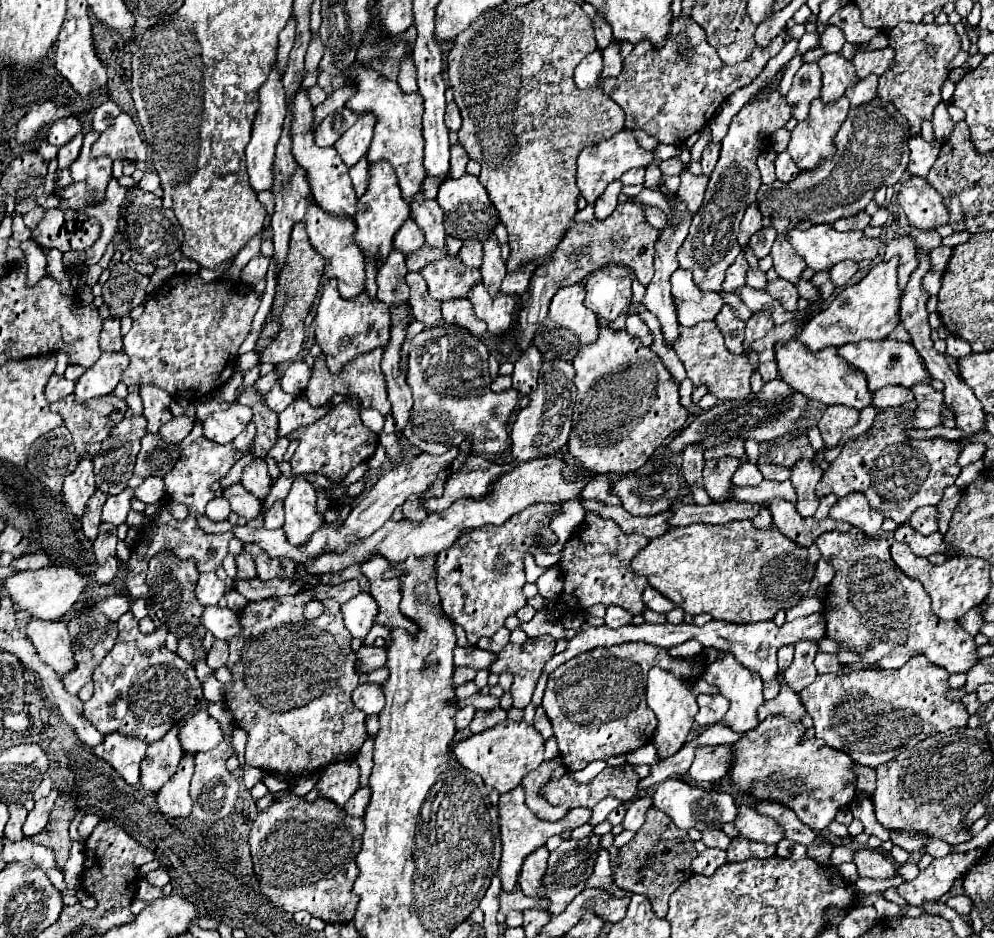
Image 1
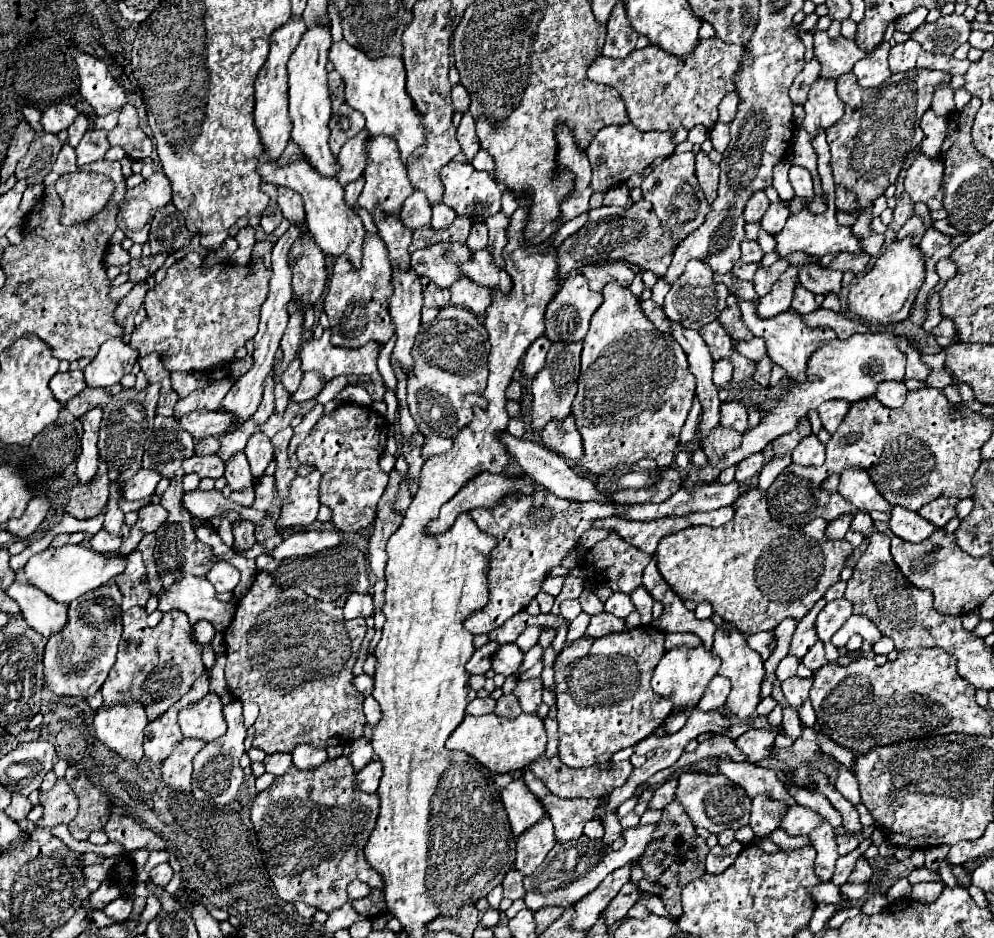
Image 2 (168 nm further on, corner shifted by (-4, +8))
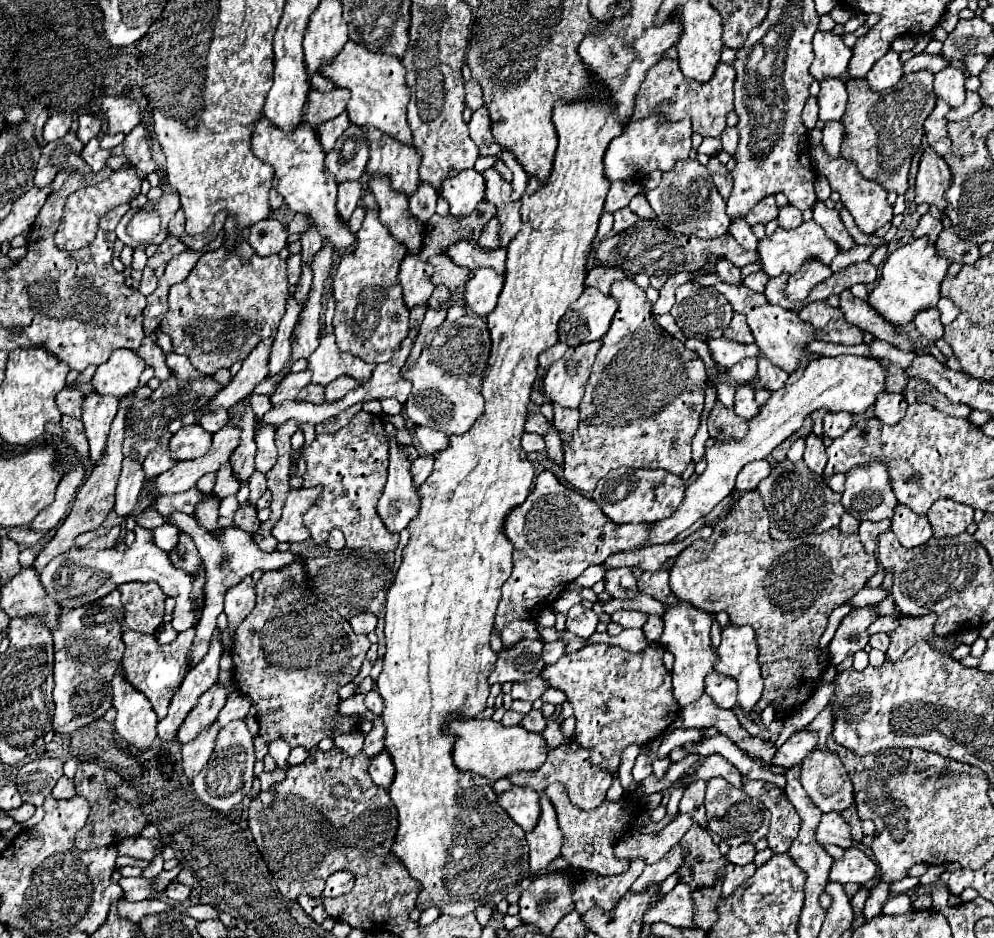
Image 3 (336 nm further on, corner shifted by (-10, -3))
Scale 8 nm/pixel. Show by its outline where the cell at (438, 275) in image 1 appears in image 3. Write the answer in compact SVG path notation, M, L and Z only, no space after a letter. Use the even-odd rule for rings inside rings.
M435 255L429 259L431 265L435 267L433 273L433 283L439 285L443 283L445 287L449 287L449 291L453 293L457 287L465 285L467 277L469 277L469 269L467 267L459 267L455 265L451 259L447 259L447 255Z

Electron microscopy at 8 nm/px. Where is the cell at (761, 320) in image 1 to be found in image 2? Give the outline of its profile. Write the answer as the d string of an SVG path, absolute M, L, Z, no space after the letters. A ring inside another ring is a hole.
M789 266L787 272L779 278L779 282L771 288L771 292L765 298L759 298L757 302L757 316L759 318L773 318L781 312L787 312L791 308L791 298L793 298L793 288L799 282L797 278L797 268Z

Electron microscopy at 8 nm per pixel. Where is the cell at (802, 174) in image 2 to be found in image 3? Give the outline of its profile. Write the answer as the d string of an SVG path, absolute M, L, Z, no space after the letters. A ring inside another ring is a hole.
M821 201L815 203L815 207L813 207L813 221L825 229L827 237L831 241L835 241L841 251L849 251L855 245L853 237L849 235L849 231L845 229L845 225L839 219L839 211L827 209L825 203L821 203Z

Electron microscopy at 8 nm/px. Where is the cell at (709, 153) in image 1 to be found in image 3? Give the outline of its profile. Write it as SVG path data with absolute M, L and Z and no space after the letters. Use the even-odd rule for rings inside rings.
M725 127L723 135L721 135L723 151L727 151L729 155L733 155L733 153L737 151L737 141L739 141L739 135L737 135L737 127Z

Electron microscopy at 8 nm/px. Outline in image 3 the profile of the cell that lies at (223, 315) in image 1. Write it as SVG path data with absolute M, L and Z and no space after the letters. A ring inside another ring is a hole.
M221 247L217 251L203 253L197 265L191 269L189 277L183 283L171 287L169 311L161 323L161 331L171 337L175 353L187 355L193 367L201 373L213 375L217 369L229 369L233 363L243 361L251 353L255 343L259 343L259 339L271 337L277 331L279 321L285 315L287 295L287 265L279 255L259 257L257 253L253 253L249 261L243 261L235 249L231 251Z

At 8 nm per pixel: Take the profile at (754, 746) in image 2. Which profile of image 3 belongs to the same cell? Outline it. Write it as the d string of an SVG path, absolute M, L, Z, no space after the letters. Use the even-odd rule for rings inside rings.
M815 731L795 733L791 739L787 739L785 745L779 747L779 751L775 755L775 765L789 769L789 767L801 763L805 759L805 755L815 749L817 739L819 739L819 733L815 733Z

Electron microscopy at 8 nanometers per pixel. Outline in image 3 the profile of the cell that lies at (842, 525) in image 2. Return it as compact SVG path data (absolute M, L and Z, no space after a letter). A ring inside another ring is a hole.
M843 513L843 515L841 515L839 529L841 529L843 533L857 533L857 529L859 529L859 521L857 521L855 517L851 517L849 513Z

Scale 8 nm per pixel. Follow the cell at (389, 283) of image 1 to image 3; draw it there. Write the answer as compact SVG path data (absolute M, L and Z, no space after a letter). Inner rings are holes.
M373 175L369 179L369 191L379 205L379 217L389 227L391 235L399 239L411 253L419 253L423 241L423 223L419 223L407 203L407 195L393 191L387 175Z

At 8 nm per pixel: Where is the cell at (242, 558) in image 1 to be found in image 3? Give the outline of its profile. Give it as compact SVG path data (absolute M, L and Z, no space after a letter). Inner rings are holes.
M243 503L239 505L239 509L235 511L235 517L233 517L233 525L247 531L247 533L253 533L259 529L259 519L257 519L257 507L253 503Z

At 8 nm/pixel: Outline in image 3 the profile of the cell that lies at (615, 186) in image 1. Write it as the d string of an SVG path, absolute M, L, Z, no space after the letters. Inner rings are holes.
M623 207L623 209L615 211L613 215L615 215L615 227L613 227L615 233L625 231L625 229L629 229L631 225L635 225L635 221L639 221L639 217L637 217L629 207Z

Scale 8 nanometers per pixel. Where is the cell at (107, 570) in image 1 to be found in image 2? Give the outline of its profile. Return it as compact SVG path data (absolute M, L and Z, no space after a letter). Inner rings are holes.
M99 530L99 532L93 536L91 546L93 546L97 552L103 552L103 554L115 554L115 552L119 552L121 538L119 538L119 536L109 536L109 532Z

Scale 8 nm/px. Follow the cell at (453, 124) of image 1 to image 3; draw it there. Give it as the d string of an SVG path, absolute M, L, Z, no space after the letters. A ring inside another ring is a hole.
M469 79L469 81L465 83L465 91L467 91L467 97L465 97L467 107L469 107L471 111L479 109L479 107L483 105L483 89L481 89L479 81L477 81L477 79Z

